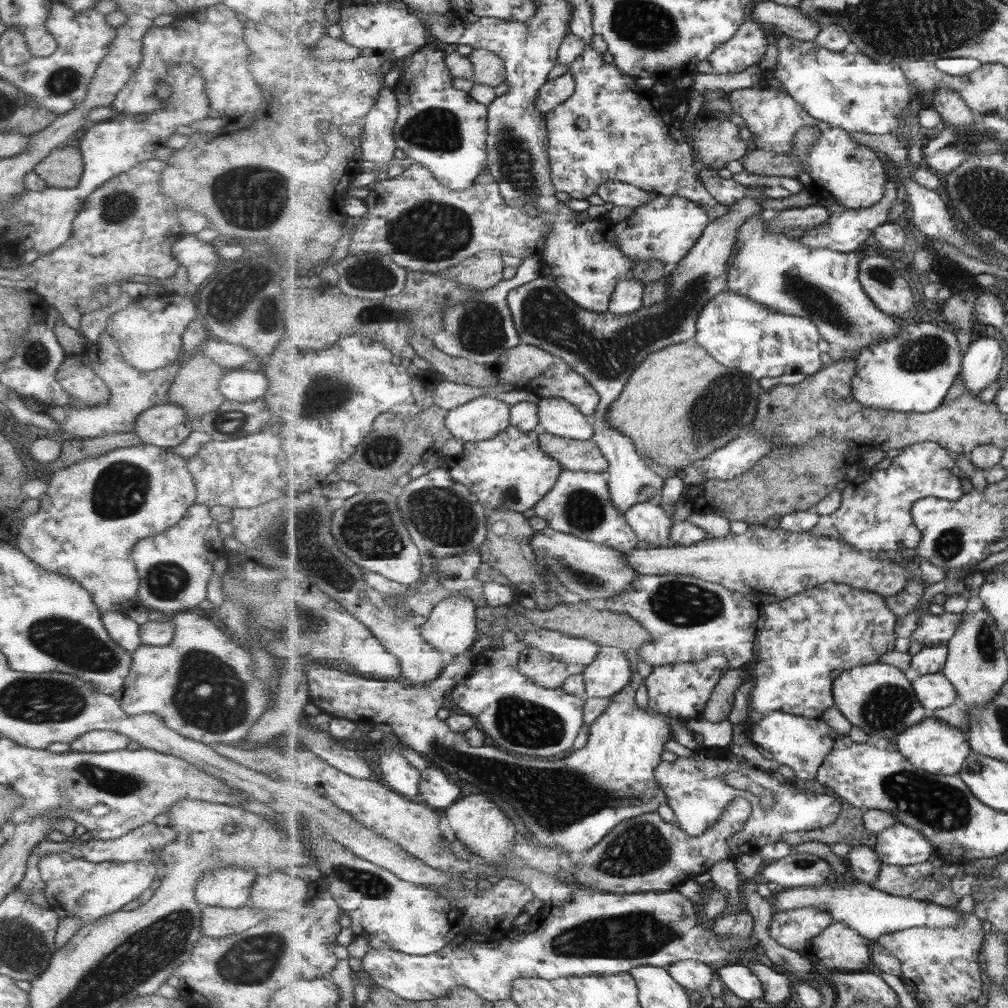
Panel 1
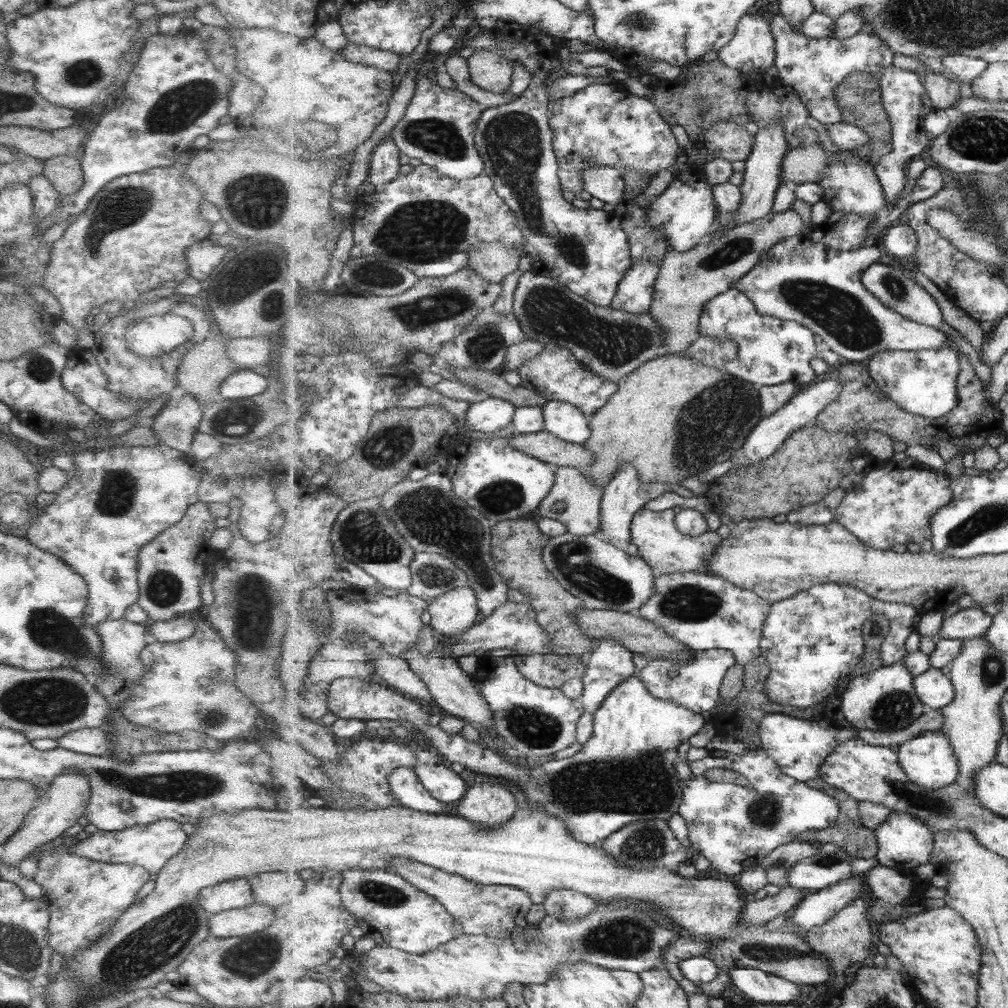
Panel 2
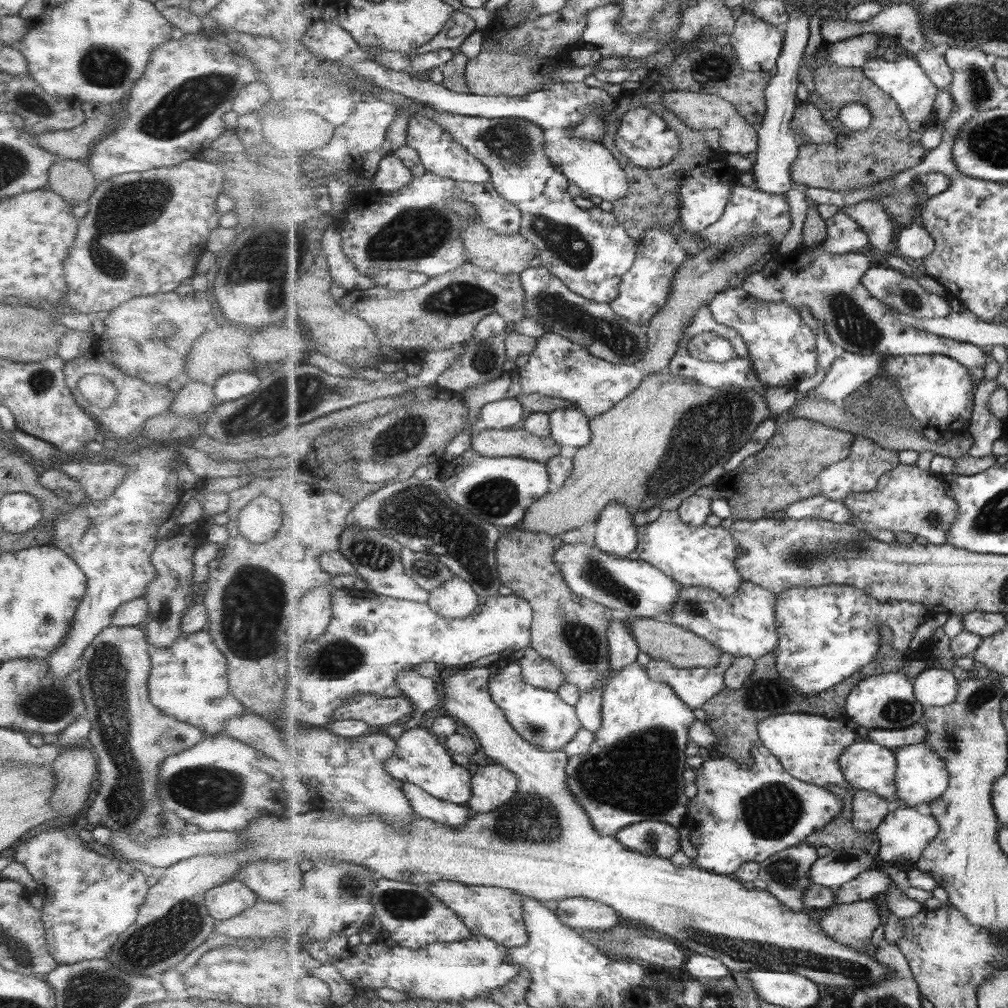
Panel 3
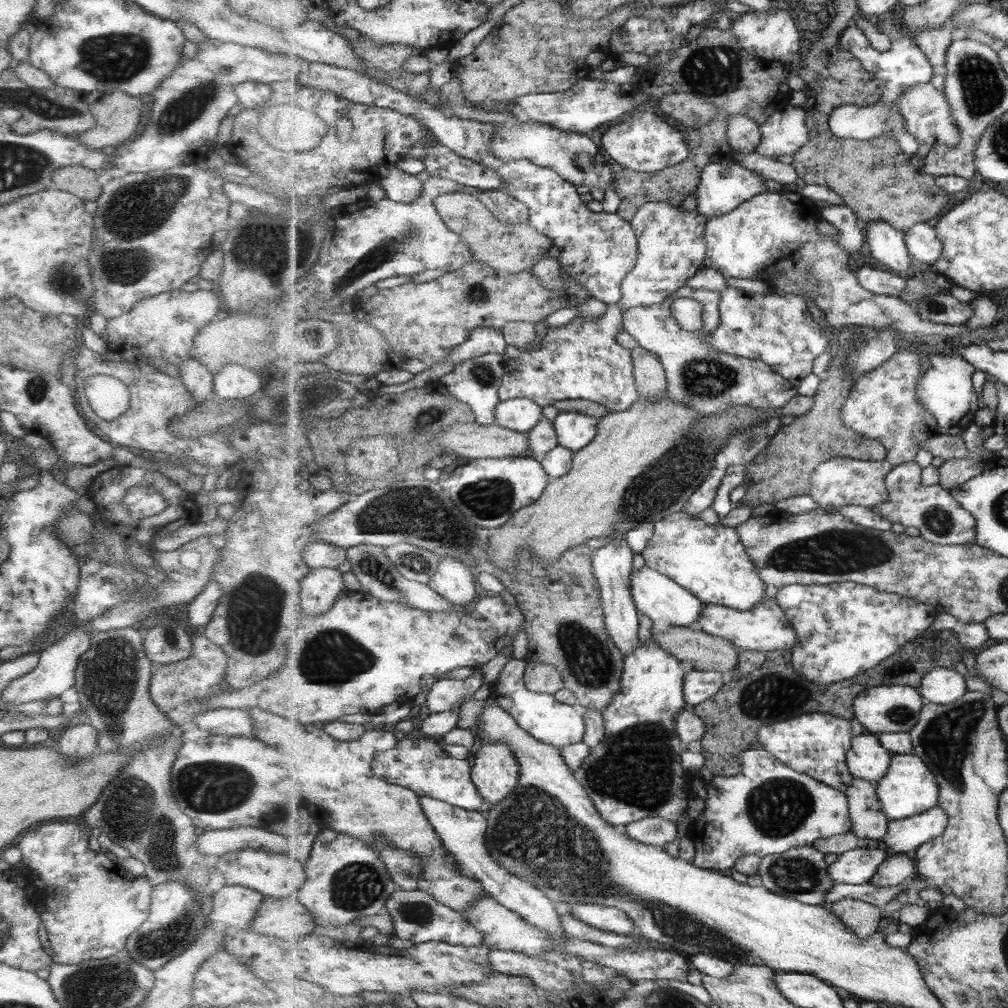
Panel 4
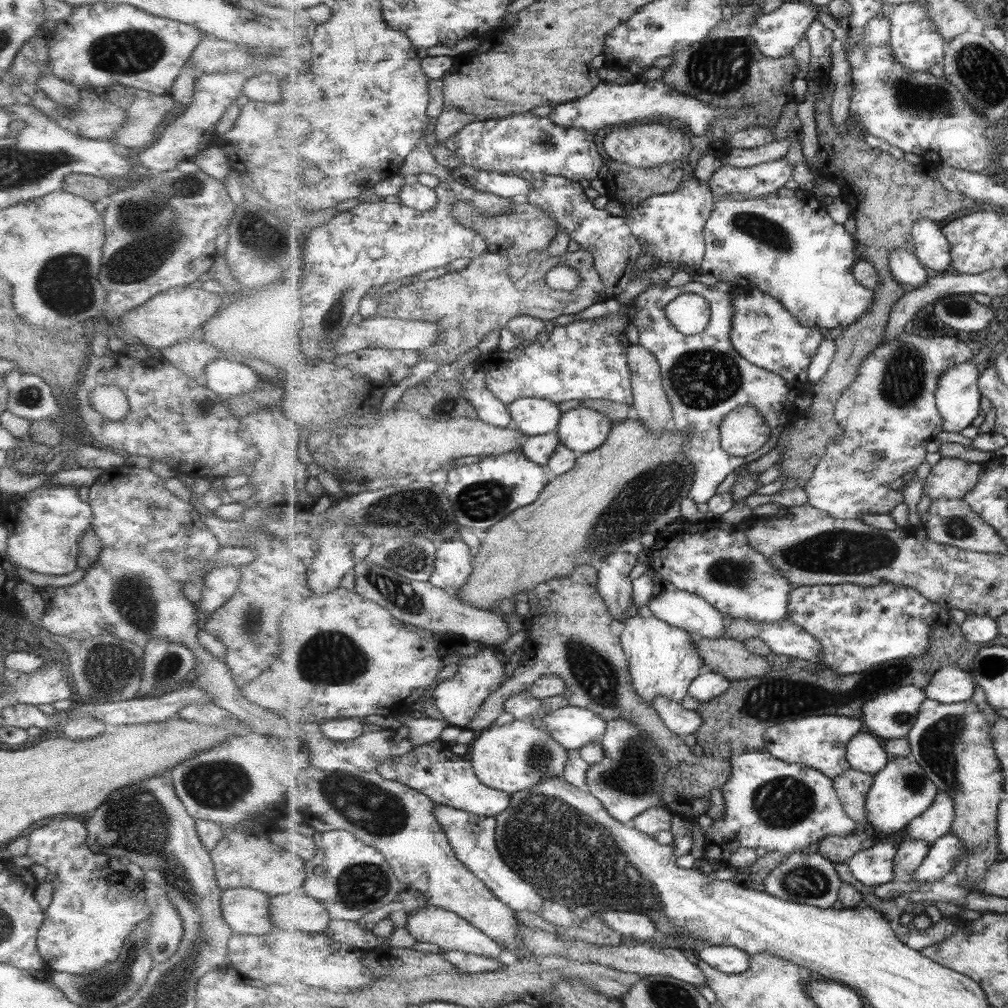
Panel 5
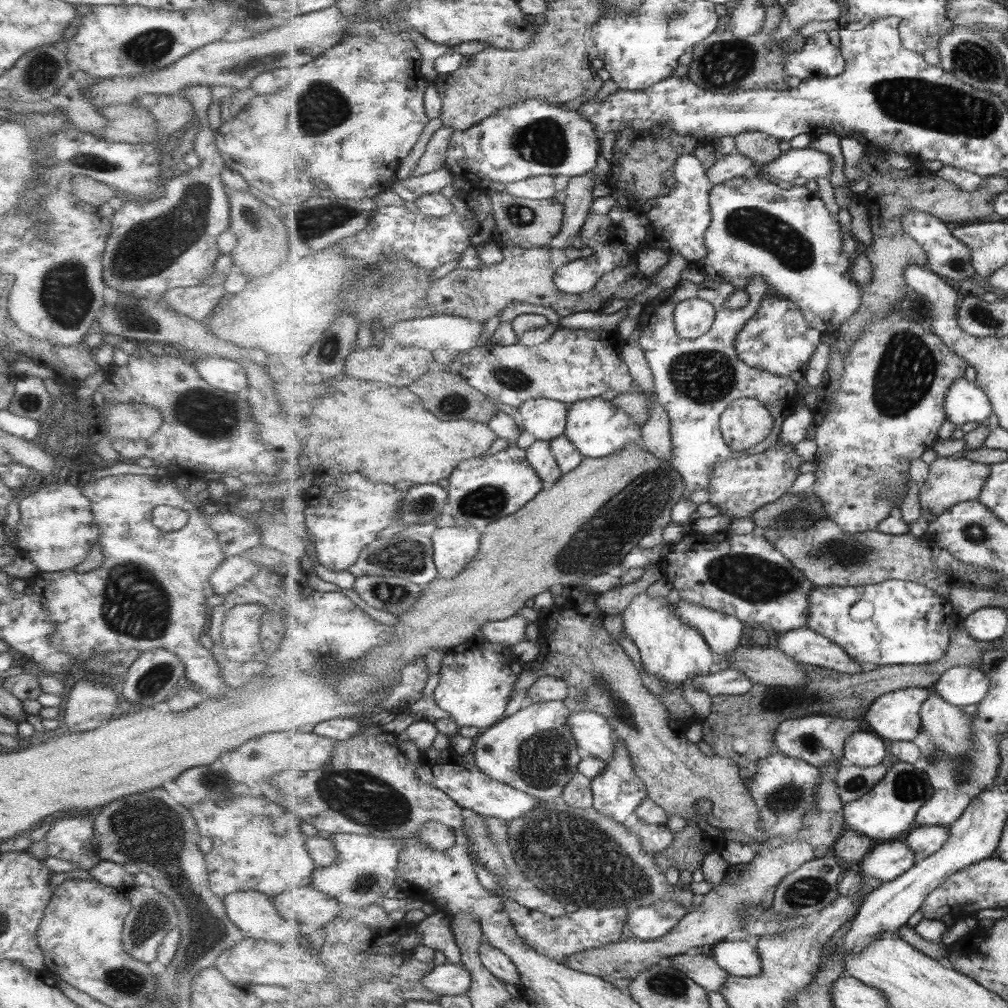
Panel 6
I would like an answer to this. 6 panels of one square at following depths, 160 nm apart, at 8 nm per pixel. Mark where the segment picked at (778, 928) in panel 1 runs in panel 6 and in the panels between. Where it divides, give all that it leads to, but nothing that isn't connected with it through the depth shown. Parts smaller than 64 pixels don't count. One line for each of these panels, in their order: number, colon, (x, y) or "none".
2: (819, 907)
3: (872, 882)
4: (899, 868)
5: (911, 853)
6: (926, 840)

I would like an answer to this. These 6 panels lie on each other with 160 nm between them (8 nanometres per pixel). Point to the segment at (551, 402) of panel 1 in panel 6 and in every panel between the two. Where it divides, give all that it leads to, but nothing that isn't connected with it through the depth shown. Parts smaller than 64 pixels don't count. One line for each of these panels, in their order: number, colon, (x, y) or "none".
2: (565, 420)
3: (570, 426)
4: (575, 430)
5: (582, 429)
6: (596, 427)

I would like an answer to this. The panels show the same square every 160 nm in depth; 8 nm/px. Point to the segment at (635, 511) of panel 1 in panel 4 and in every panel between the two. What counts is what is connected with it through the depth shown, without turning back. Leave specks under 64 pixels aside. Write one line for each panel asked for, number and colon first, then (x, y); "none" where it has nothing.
2: (655, 533)
3: (706, 556)
4: (710, 561)

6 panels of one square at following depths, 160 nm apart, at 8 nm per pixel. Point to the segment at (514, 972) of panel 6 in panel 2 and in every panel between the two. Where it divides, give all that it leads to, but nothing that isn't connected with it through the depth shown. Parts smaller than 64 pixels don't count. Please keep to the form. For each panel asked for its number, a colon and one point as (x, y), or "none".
2: (398, 914)
3: (413, 917)
4: (418, 916)
5: (443, 927)

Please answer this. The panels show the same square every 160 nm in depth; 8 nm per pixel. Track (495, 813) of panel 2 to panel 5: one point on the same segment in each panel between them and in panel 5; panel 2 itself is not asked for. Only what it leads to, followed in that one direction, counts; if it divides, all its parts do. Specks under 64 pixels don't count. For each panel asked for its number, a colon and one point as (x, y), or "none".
3: (493, 785)
4: (496, 772)
5: (512, 758)

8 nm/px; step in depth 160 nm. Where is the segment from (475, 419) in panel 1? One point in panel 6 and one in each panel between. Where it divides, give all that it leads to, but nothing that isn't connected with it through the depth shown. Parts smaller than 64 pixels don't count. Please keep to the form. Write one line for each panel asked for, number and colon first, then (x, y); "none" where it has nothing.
2: (488, 415)
3: (506, 414)
4: (521, 415)
5: (534, 416)
6: (546, 419)

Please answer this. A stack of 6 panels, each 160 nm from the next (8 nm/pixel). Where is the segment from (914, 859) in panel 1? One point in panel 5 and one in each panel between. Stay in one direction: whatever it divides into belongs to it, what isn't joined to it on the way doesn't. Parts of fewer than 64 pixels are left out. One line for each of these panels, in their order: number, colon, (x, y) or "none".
2: (904, 838)
3: (906, 832)
4: (905, 836)
5: (935, 823)

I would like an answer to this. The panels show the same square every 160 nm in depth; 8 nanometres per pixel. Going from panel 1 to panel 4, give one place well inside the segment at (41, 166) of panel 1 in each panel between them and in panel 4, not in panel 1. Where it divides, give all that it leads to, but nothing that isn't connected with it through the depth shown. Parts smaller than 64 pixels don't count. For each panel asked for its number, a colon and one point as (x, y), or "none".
2: (64, 174)
3: (72, 180)
4: (80, 182)

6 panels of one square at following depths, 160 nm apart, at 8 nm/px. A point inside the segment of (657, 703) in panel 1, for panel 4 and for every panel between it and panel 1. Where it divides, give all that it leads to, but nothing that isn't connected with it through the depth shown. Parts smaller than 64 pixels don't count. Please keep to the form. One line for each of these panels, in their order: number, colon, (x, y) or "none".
2: (696, 685)
3: (696, 686)
4: (699, 686)

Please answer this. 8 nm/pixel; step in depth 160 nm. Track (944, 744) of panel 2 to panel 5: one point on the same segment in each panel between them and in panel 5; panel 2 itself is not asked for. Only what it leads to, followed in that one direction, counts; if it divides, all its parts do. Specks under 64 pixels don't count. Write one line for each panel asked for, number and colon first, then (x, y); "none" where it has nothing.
3: (922, 776)
4: (911, 787)
5: (902, 791)

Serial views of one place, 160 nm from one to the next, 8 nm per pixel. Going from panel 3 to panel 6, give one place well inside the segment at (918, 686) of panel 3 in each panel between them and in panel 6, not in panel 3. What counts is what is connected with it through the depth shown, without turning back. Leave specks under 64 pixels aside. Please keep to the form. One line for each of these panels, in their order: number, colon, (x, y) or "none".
4: (942, 685)
5: (952, 685)
6: (961, 686)

